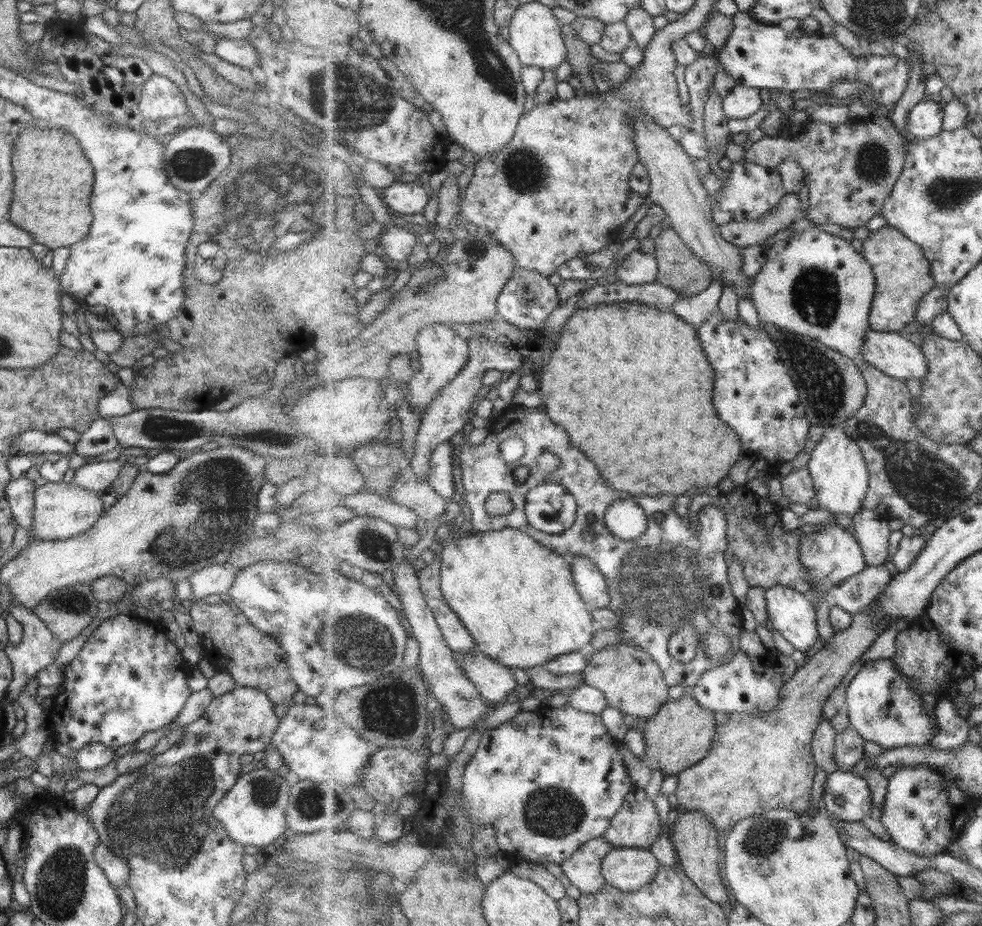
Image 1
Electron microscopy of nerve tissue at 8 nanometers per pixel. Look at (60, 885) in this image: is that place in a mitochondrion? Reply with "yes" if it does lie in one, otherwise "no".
yes

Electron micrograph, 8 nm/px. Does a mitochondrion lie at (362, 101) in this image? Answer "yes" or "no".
yes

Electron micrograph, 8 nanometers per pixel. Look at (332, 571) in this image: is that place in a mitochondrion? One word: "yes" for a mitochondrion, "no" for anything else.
no

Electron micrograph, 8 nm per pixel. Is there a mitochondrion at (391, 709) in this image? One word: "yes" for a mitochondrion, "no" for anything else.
yes

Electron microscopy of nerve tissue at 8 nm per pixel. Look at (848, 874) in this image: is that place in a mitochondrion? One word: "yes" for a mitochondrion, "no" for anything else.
no

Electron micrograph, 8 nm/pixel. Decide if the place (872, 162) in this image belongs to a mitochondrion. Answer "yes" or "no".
yes

